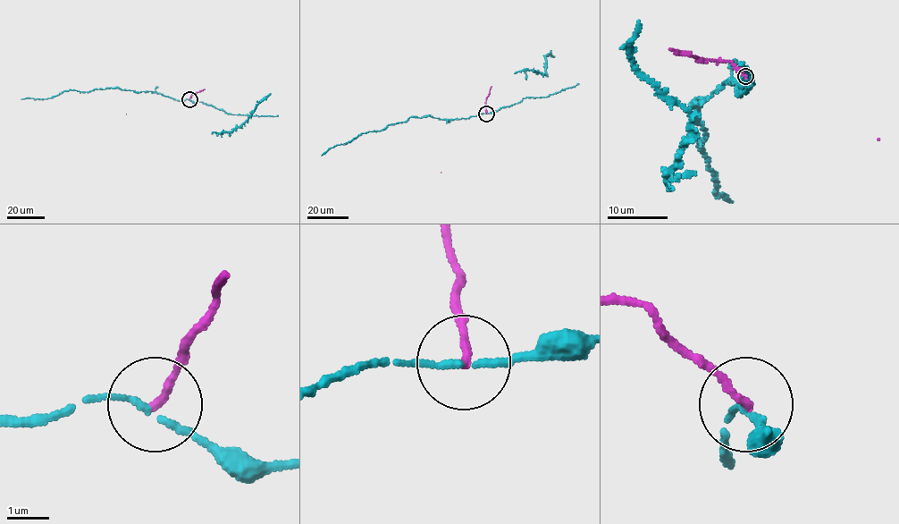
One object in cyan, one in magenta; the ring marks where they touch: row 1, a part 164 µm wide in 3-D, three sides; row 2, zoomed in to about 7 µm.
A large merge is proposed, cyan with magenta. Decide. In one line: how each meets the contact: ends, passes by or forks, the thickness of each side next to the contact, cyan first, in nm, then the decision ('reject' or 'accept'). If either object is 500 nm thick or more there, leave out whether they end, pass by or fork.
cyan passes by | magenta ends | 120/180 nm | reject

